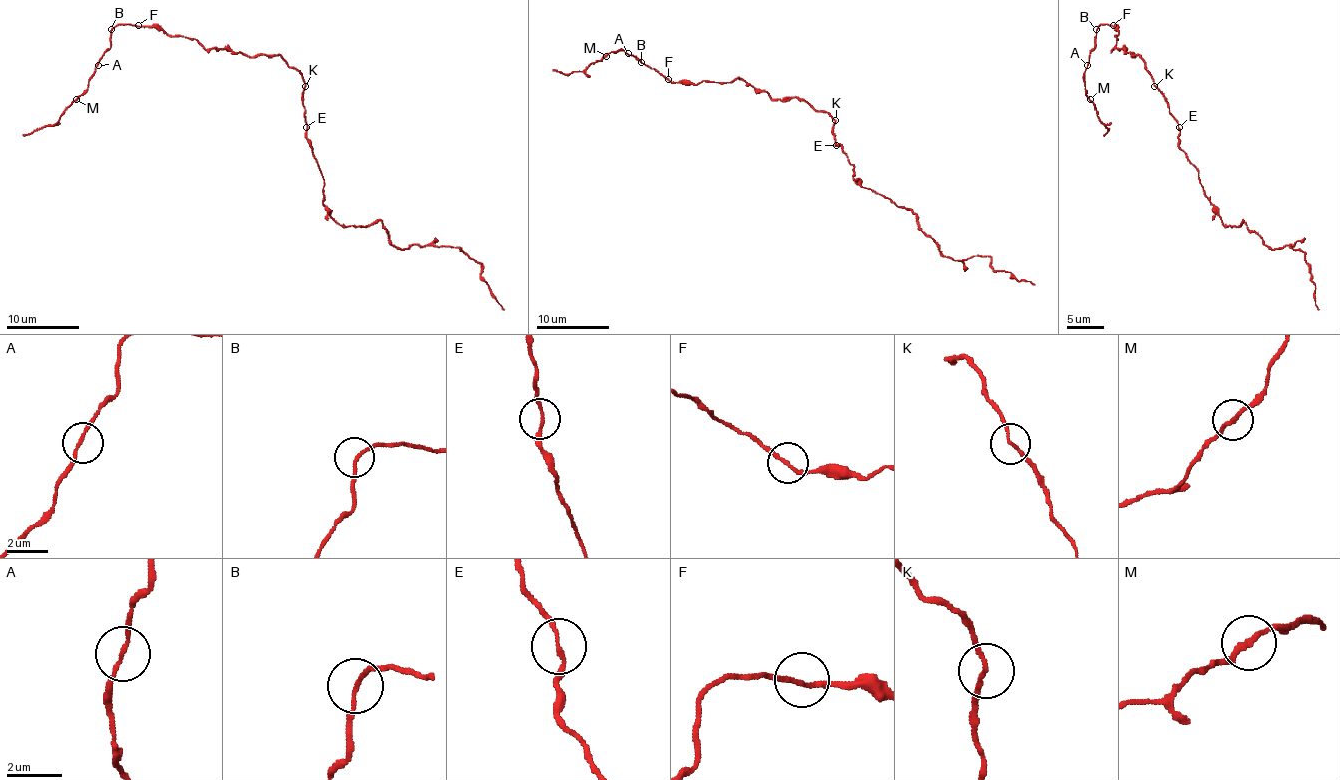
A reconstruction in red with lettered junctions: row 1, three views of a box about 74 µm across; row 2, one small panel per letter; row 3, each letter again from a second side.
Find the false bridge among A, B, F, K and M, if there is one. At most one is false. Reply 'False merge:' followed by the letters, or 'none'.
False merge: none

